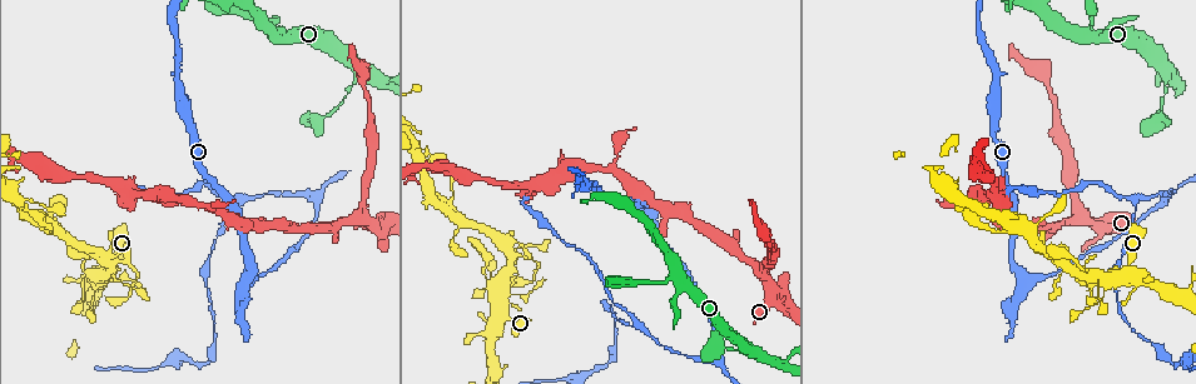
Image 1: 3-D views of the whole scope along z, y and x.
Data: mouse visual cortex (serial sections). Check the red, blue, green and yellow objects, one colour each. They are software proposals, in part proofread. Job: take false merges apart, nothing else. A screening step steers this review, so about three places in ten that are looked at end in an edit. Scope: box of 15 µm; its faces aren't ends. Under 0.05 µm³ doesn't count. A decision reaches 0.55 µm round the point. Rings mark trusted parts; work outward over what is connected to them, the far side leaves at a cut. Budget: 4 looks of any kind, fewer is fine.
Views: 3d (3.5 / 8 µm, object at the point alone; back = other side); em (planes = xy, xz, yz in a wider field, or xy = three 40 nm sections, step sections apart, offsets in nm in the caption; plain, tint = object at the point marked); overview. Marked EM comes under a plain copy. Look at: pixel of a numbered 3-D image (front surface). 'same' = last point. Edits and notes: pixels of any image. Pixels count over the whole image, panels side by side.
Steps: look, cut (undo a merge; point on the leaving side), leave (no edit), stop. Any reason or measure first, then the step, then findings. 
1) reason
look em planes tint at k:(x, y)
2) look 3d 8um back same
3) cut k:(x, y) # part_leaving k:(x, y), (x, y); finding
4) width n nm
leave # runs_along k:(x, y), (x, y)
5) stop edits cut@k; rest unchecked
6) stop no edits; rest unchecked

abrupt turn
look 3d 8um at 1:(717, 361)

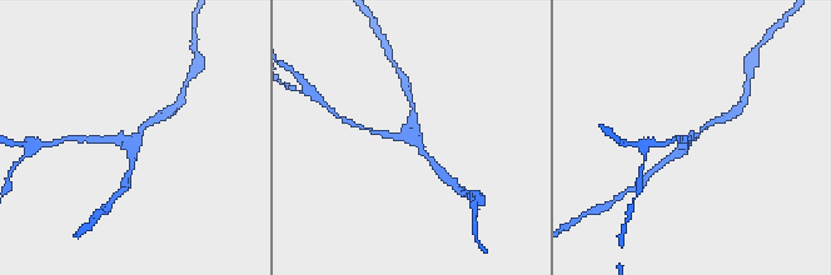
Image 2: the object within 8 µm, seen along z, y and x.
shape alone is not enough
look em xy step 1 tint at 2:(410, 134)

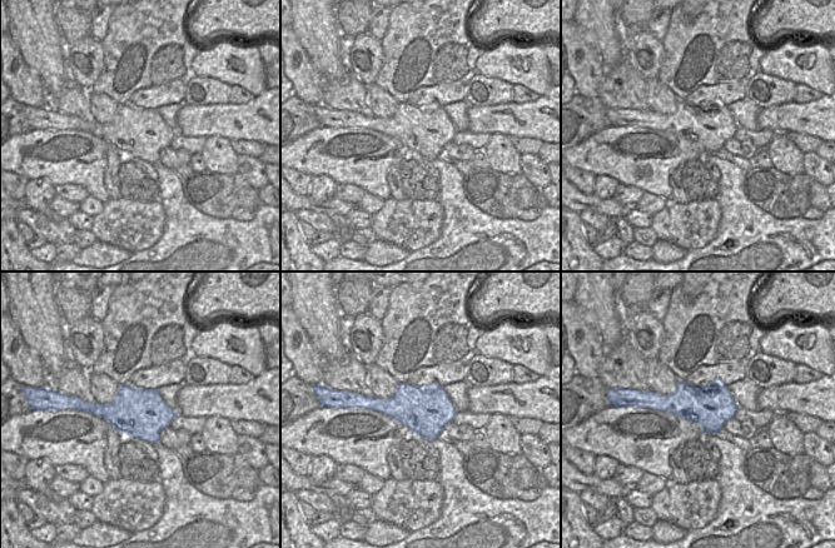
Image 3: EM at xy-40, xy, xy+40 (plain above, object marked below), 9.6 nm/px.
arm_widths 200, 200, 200 nm
leave # one cell here

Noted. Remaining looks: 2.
three arms meet
look 3d 3.5um at 1:(1080, 220)

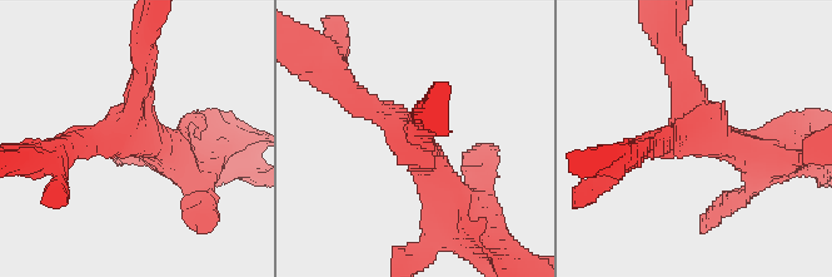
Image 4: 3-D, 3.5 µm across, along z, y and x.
look em planes tint at 4:(699, 131)

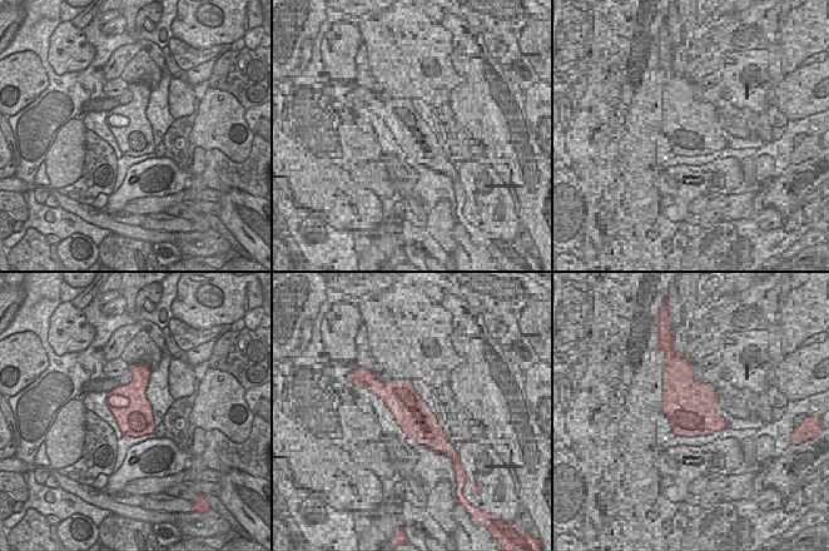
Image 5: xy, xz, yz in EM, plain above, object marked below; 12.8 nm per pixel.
arm_widths 250, 300, 450 nm
leave # runs_along 4:(447, 208), (408, 134), (350, 89); one cell here

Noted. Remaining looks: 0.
stop no edits; rest unchecked

